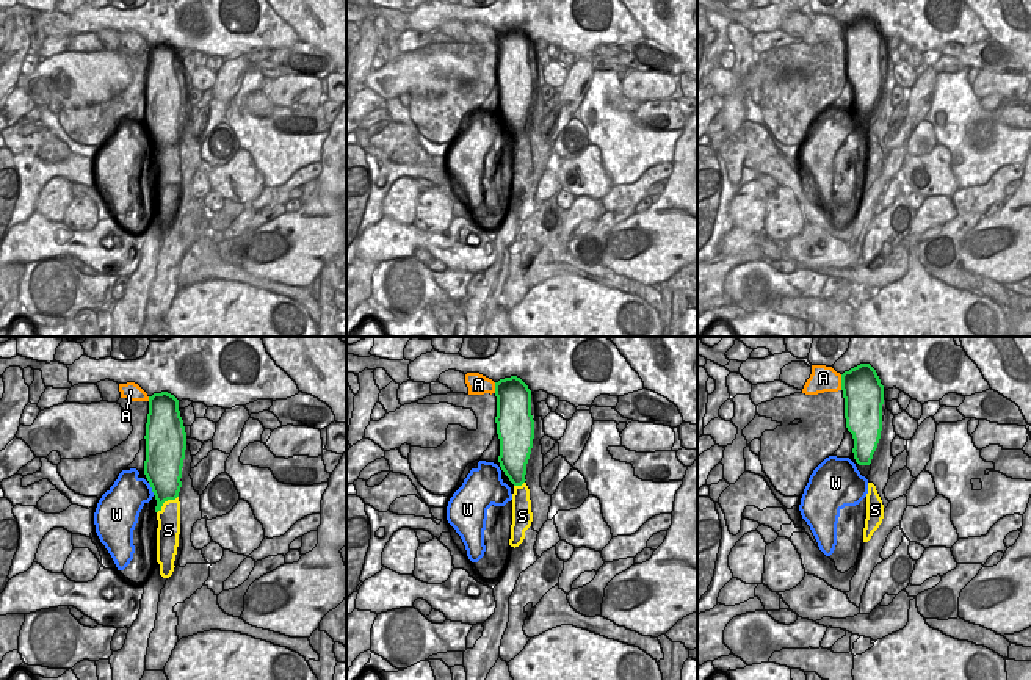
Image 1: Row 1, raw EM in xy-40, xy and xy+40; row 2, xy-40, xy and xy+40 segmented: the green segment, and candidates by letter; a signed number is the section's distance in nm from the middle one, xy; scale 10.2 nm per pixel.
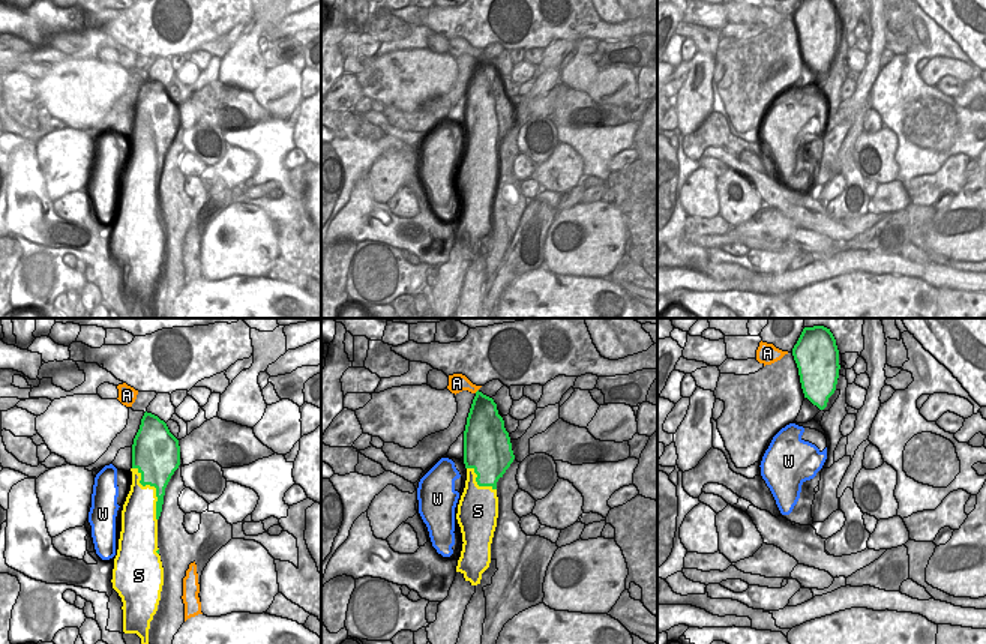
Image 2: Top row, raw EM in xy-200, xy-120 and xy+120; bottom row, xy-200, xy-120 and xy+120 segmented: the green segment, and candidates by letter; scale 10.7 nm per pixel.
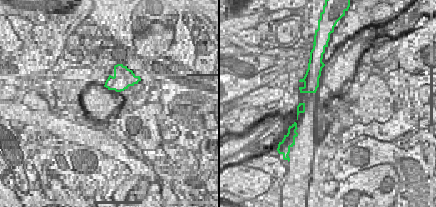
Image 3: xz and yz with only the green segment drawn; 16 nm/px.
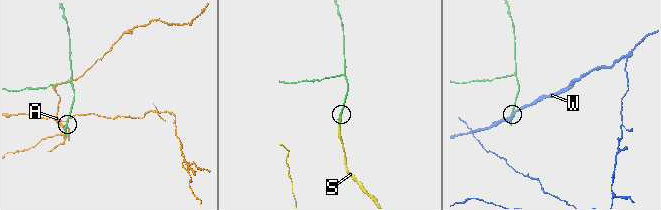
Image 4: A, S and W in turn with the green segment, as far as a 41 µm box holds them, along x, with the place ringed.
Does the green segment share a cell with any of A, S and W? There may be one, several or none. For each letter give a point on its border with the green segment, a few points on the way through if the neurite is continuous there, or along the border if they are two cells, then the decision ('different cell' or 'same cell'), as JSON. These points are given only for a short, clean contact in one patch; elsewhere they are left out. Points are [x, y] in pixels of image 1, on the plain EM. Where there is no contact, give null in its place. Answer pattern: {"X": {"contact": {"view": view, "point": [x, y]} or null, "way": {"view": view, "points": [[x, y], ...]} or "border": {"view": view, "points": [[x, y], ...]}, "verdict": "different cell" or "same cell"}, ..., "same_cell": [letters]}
{"A": {"contact": {"view": "xy+40", "point": [842, 32]}, "border": {"view": "xy+40", "points": [[840, 24], [842, 38]]}, "verdict": "different cell"}, "S": {"contact": {"view": "xy-40", "point": [165, 149]}, "verdict": "same cell"}, "W": {"contact": {"view": "xy-40", "point": [152, 138]}, "border": {"view": "xy-40", "points": [[148, 132], [154, 143]]}, "verdict": "different cell"}, "same_cell": ["S"]}

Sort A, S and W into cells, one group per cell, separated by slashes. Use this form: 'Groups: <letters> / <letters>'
Groups: A / S / W.

